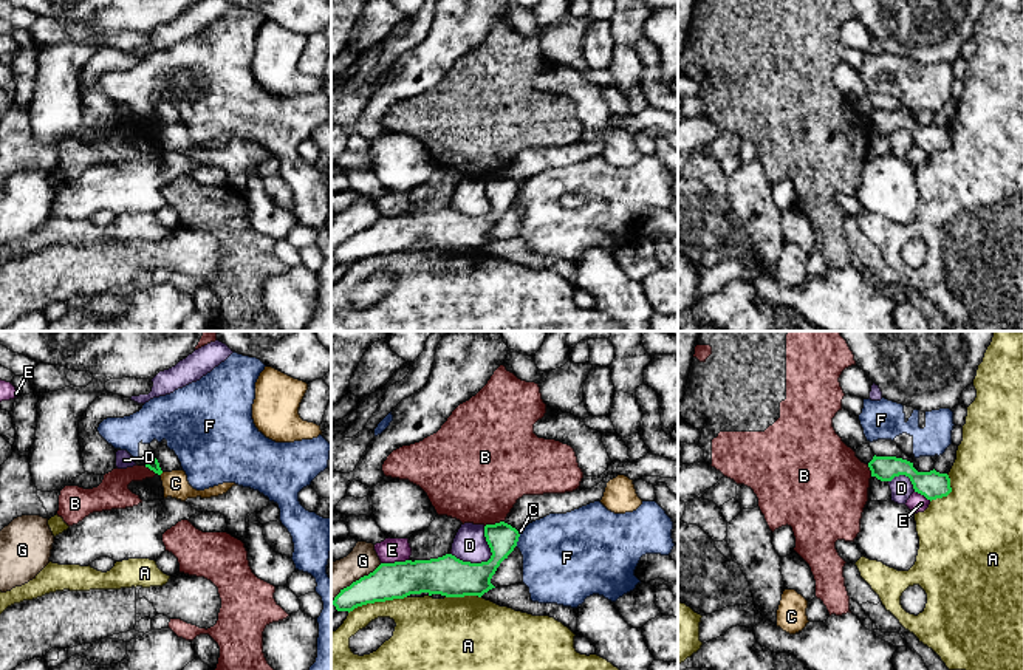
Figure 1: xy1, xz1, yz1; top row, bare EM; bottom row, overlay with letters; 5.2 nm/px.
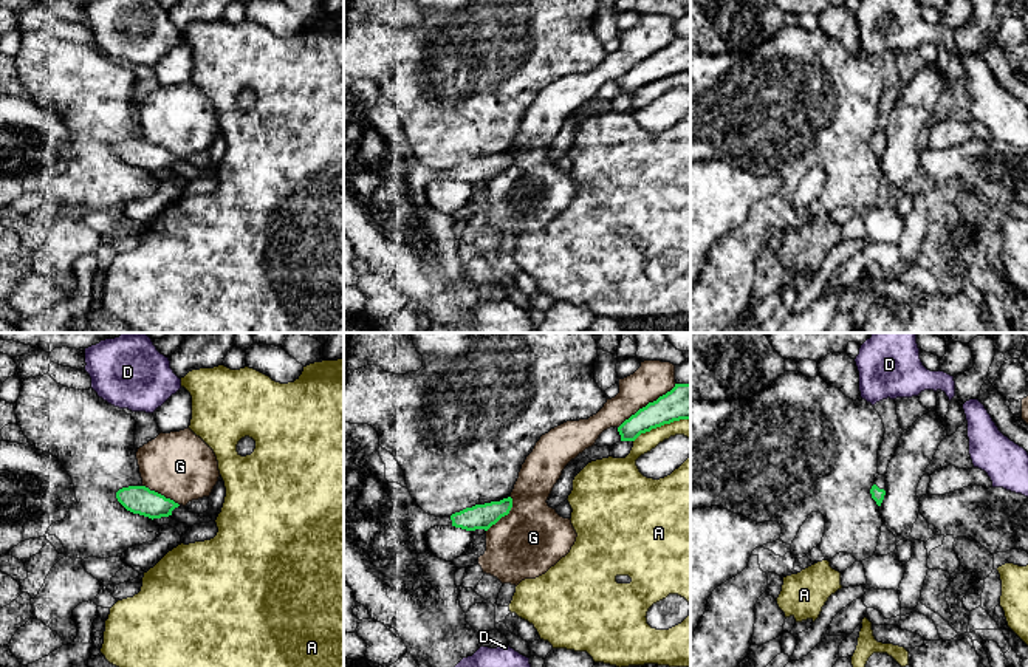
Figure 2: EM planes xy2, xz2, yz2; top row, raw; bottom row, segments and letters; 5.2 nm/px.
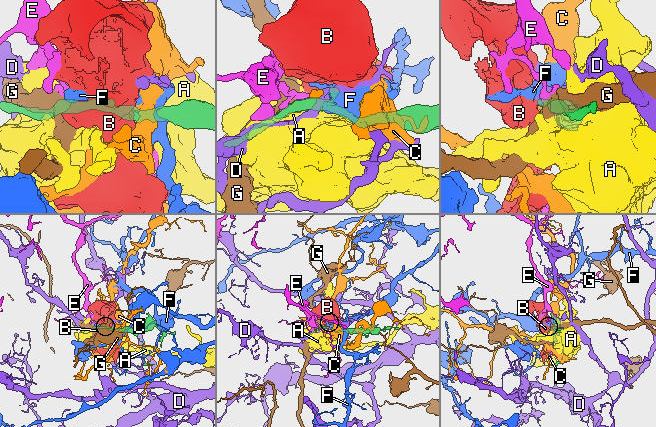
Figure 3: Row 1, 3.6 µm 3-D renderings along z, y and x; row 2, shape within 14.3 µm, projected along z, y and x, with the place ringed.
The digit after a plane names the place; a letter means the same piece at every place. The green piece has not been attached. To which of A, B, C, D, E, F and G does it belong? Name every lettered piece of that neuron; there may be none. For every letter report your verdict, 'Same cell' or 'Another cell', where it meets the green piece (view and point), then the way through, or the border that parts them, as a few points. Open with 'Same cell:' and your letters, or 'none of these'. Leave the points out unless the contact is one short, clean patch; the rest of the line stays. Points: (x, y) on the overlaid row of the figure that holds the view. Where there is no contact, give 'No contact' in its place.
Same cell: none of these
A: Another cell. Touches green at xz1 (376, 601)
B: Another cell. Touches green at xz1 (494, 525). Boundary: xz1 (503, 520), (485, 526)
C: Another cell. No contact
D: Another cell. Touches green at xz1 (485, 562). Boundary: xz1 (485, 526), (491, 553), (486, 560), (463, 562), (451, 554)
E: Another cell. Touches green at xz1 (395, 562)
F: Another cell. Touches green at xz1 (517, 540). Boundary: xz1 (520, 534), (516, 545)
G: Another cell. Touches green at xz2 (649, 403)

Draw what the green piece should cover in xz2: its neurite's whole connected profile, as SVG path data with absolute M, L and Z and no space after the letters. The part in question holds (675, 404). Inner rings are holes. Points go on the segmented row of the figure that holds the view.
M675 384L670 392L625 419L618 432L621 441L635 441L641 433L680 419L690 419L690 384Z

